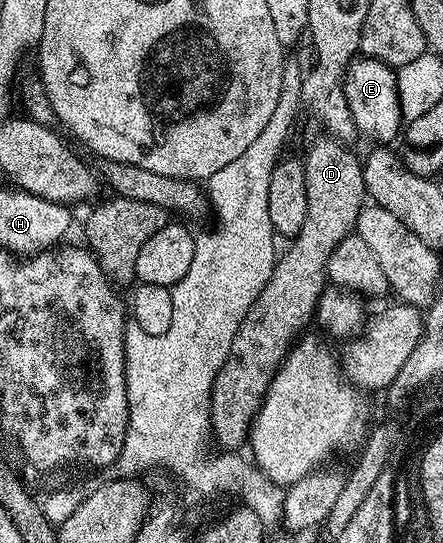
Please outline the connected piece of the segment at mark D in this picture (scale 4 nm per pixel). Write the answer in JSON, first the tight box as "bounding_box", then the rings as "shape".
{"bounding_box":[211,134,368,450],"shape":[[[330,134],[315,136],[307,148],[307,157],[302,157],[303,173],[305,174],[305,222],[301,230],[290,241],[291,249],[280,255],[275,261],[275,268],[271,271],[269,282],[265,290],[249,306],[237,334],[233,338],[233,346],[227,361],[221,366],[211,390],[211,430],[214,439],[219,439],[218,447],[223,450],[239,450],[248,443],[251,423],[263,404],[263,396],[279,369],[279,363],[287,354],[293,341],[304,331],[307,323],[312,323],[319,307],[319,299],[323,289],[328,287],[327,260],[333,254],[334,248],[347,235],[355,232],[355,223],[359,212],[365,207],[368,199],[367,187],[363,181],[363,165],[360,157],[350,152],[348,145],[342,140],[336,140]]]}

